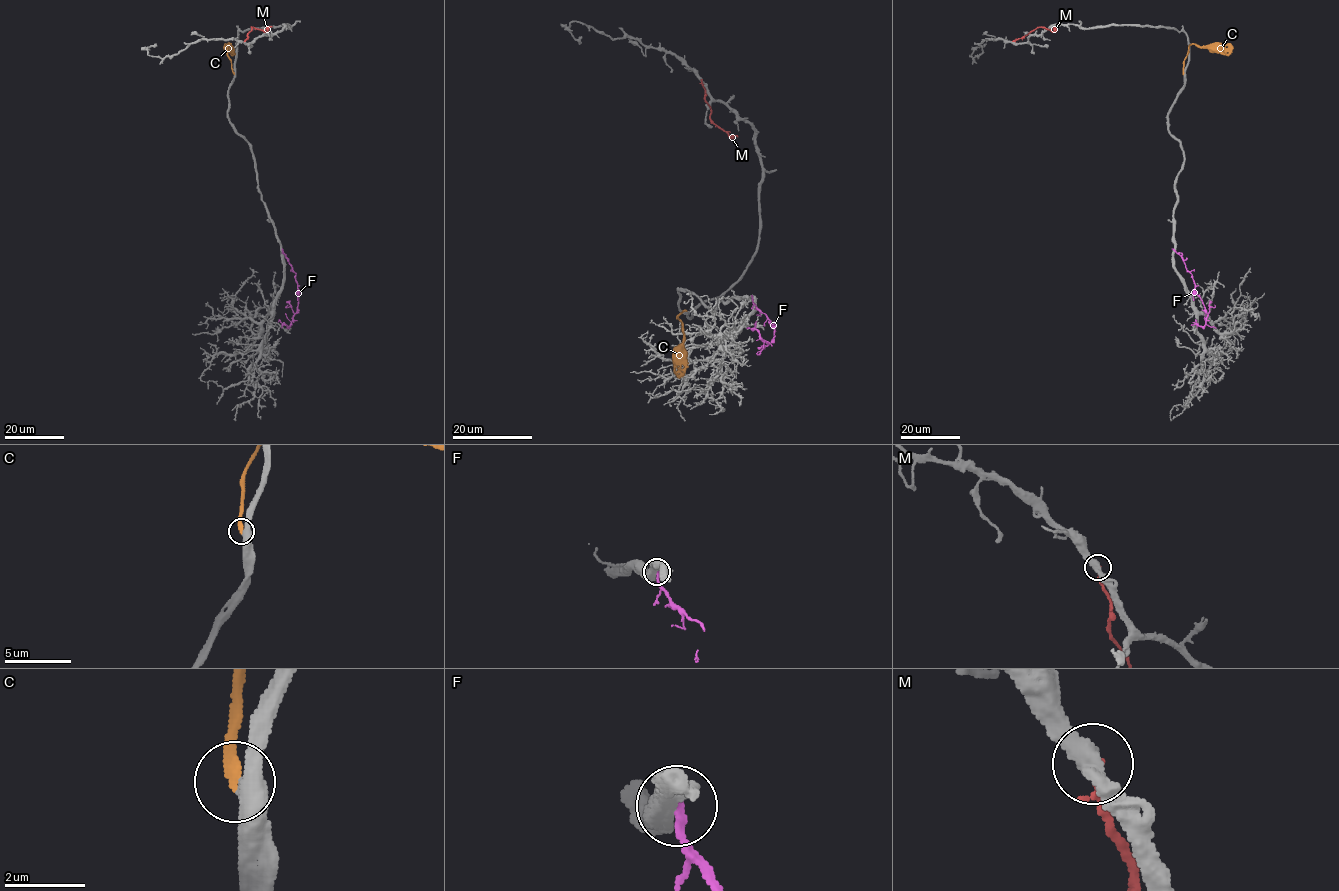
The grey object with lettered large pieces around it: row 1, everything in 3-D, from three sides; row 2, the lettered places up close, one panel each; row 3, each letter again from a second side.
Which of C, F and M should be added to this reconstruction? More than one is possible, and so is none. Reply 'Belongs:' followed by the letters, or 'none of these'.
Belongs: C

